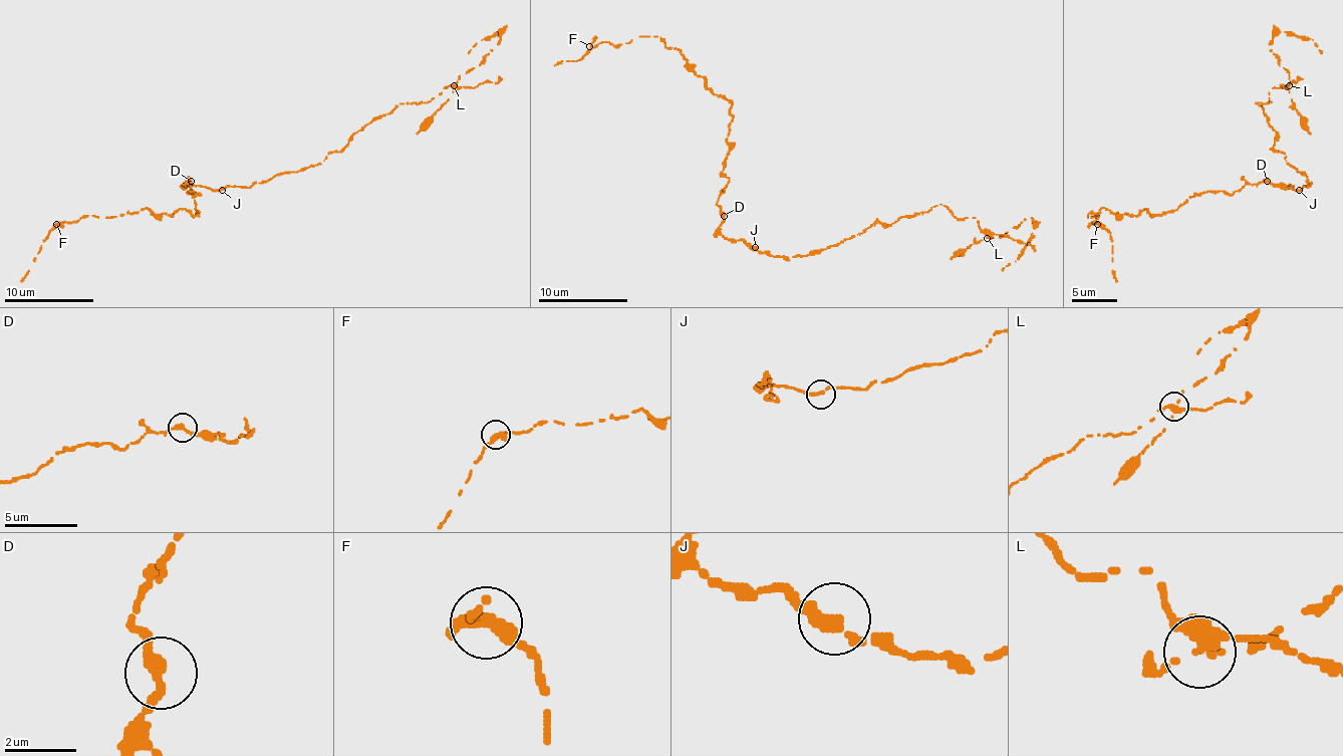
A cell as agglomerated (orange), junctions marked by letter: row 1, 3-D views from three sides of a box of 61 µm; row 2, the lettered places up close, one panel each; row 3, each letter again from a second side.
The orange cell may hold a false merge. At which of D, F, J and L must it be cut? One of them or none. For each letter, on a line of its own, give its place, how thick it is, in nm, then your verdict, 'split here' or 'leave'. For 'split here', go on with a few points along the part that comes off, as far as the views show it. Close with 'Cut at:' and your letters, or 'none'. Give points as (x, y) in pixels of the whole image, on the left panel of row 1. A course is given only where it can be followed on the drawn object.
D: place (191, 181); calibre 300 nm; leave
F: place (56, 224); calibre 280 nm; leave
J: place (222, 190); calibre 280 nm; leave
L: place (454, 85); calibre 280 nm; split here; course (454, 85), (492, 49), (501, 31), (483, 38), (468, 53)
Cut at: L

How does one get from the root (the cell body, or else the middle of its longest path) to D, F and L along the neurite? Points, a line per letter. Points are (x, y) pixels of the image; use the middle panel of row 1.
D: (755, 249), (742, 240), (728, 240), (720, 231), (724, 216)
F: (755, 249), (720, 231), (731, 103), (661, 37), (589, 46)
L: (755, 249), (804, 256), (936, 205), (957, 218), (975, 218), (988, 238)

